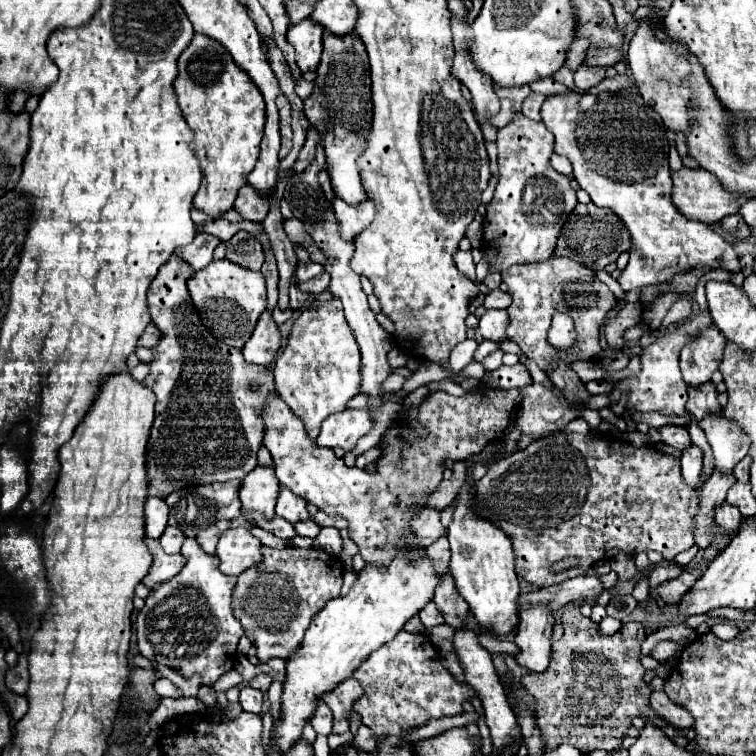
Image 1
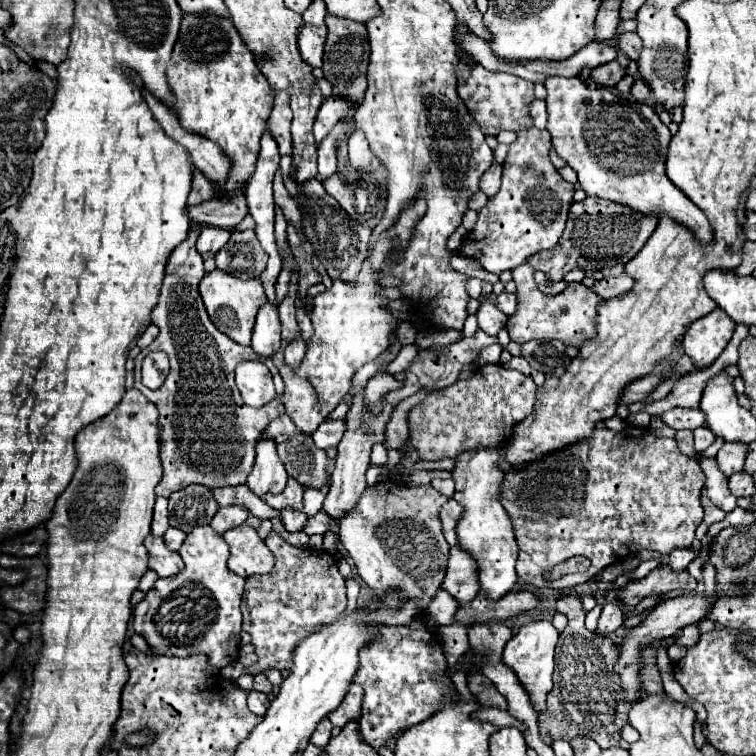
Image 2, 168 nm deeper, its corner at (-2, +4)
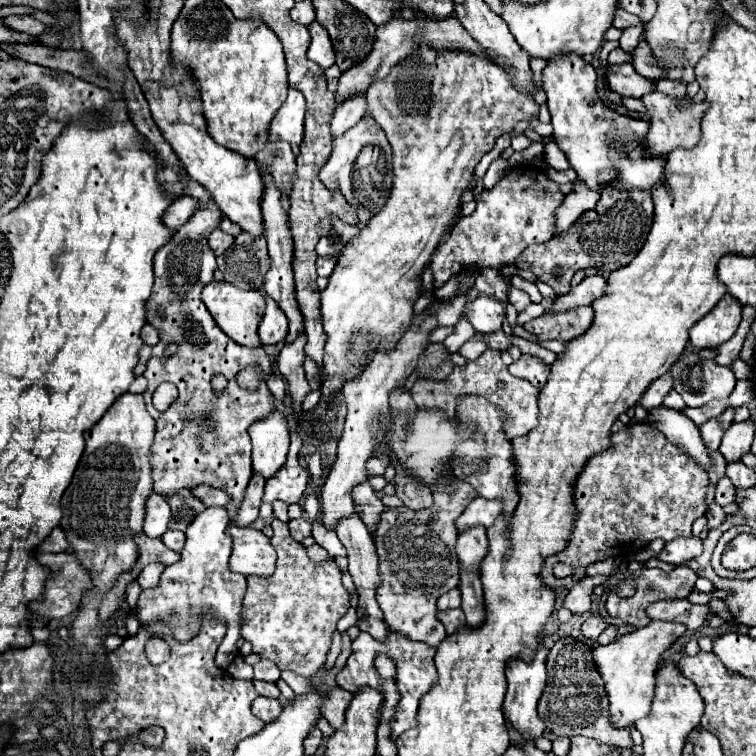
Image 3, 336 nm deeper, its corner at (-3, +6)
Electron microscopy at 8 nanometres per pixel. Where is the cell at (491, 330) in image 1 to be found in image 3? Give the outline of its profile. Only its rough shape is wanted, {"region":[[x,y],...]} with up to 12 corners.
{"region":[[478,296],[464,306],[476,332],[502,328],[506,312],[496,298]]}

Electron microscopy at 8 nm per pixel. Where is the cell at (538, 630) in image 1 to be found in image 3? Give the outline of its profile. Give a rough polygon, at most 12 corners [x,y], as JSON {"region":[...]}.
{"region":[[546,654],[512,660],[502,702],[506,722],[528,742],[544,732],[536,712],[546,686]]}

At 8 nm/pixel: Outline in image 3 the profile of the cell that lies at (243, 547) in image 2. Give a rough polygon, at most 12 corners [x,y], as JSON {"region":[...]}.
{"region":[[228,526],[232,572],[272,576],[276,552],[260,530]]}

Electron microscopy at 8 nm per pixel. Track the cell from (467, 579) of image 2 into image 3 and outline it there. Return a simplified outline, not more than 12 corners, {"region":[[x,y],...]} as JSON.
{"region":[[486,528],[458,536],[460,566],[480,566],[488,552]]}

